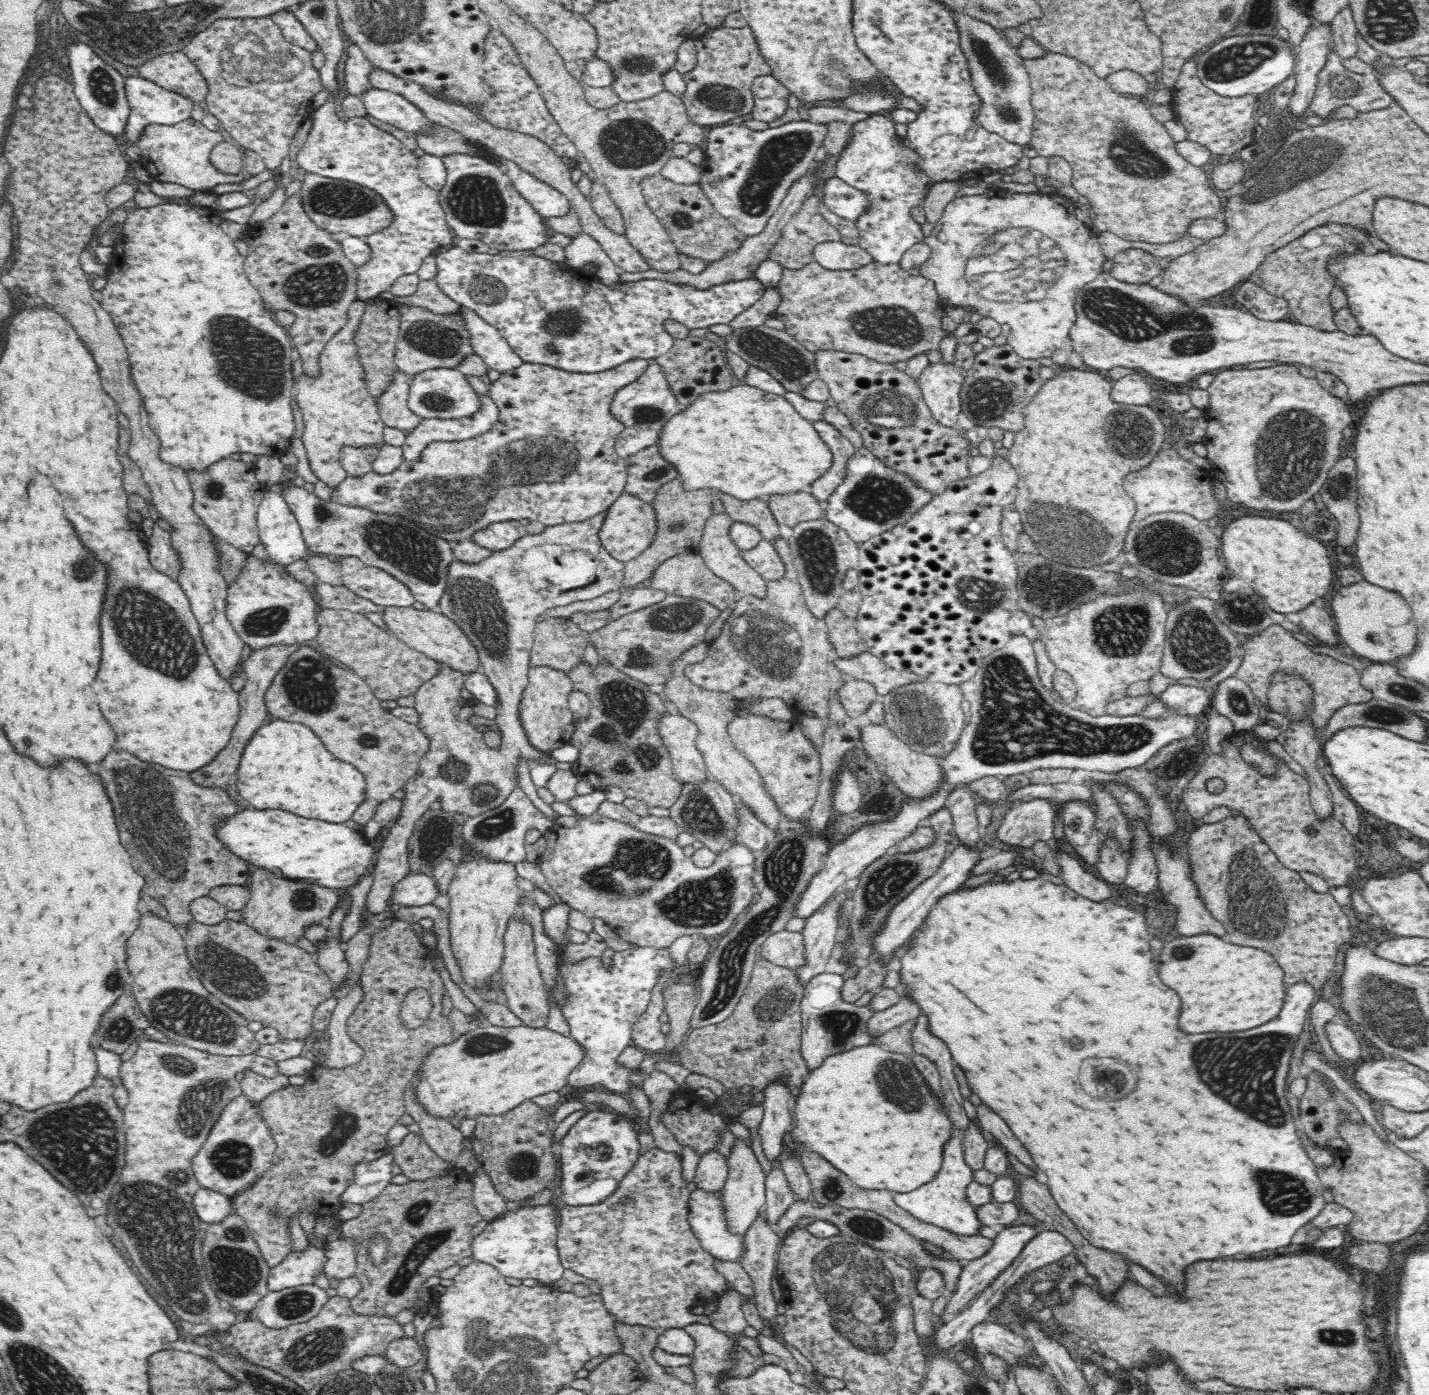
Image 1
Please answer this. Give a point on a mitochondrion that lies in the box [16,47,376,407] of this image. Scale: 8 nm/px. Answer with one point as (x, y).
(251, 360)

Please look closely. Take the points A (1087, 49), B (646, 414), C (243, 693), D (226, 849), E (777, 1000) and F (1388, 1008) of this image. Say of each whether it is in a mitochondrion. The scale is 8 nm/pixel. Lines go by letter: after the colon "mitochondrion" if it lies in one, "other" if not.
A: other
B: mitochondrion
C: other
D: other
E: mitochondrion
F: mitochondrion

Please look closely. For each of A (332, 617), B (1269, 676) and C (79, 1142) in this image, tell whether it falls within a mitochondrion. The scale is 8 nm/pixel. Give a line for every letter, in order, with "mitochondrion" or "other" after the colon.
A: other
B: other
C: mitochondrion

